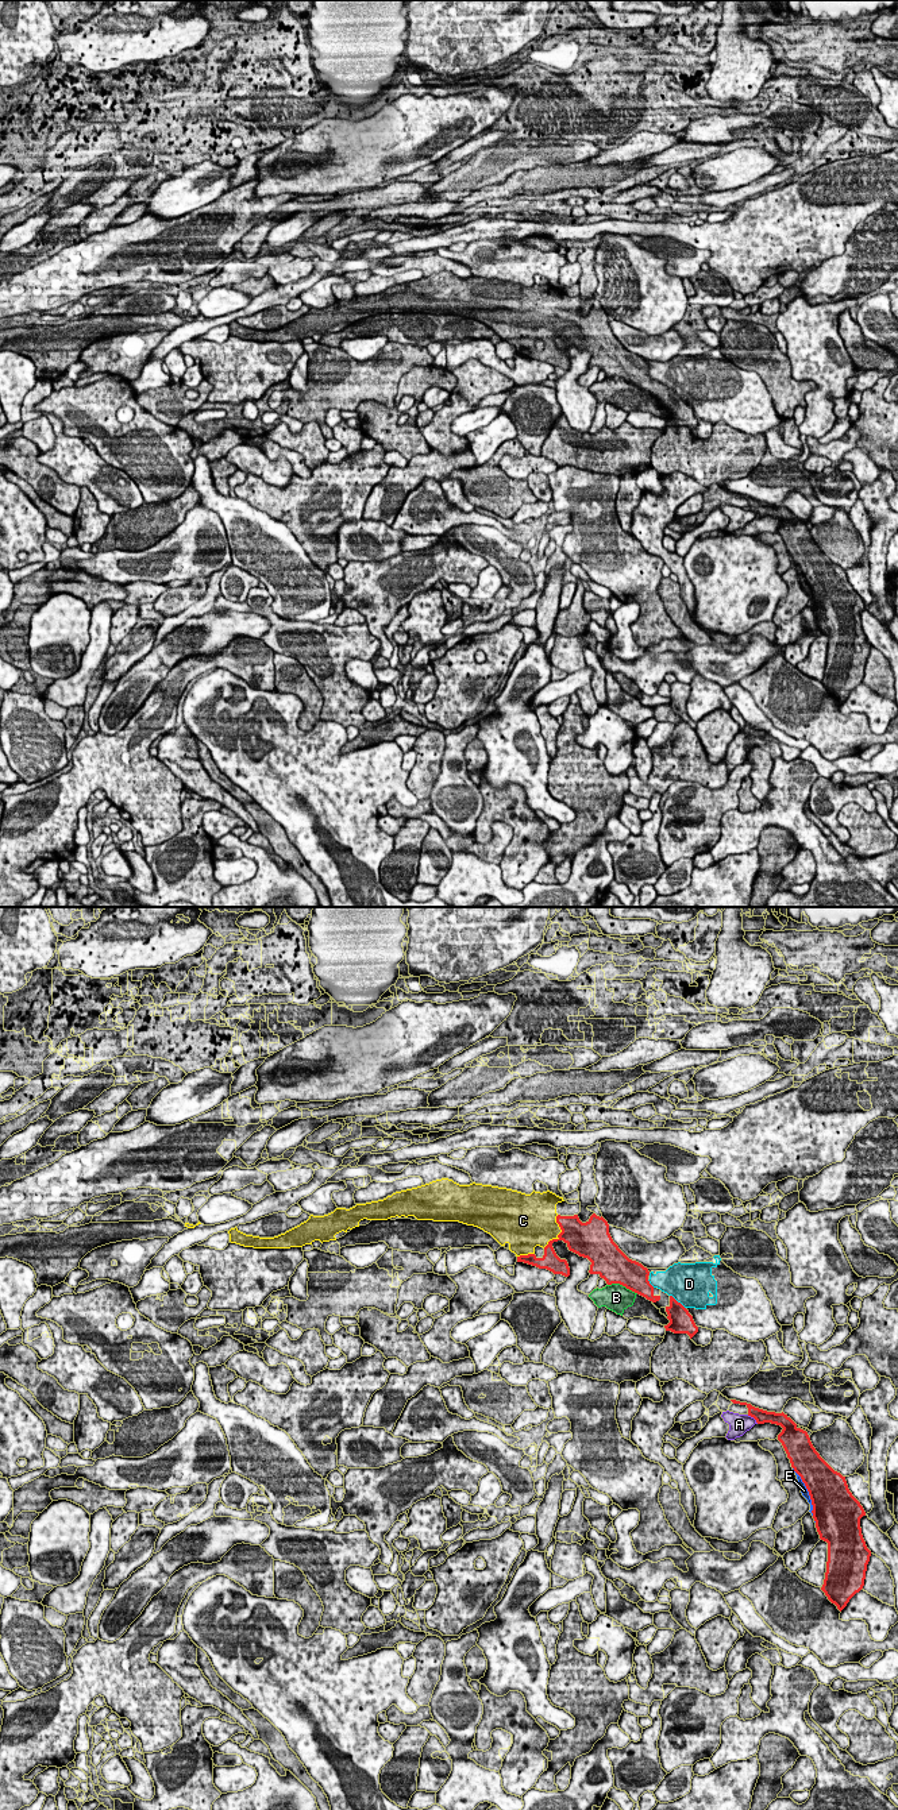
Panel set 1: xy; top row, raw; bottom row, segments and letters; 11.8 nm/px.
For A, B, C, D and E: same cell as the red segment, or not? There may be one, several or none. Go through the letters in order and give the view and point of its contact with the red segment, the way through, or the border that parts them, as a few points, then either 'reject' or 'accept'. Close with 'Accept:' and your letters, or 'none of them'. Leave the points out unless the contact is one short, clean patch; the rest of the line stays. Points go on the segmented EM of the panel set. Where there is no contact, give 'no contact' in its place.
A: meets red in xy at (752, 1416); border along xy (747, 1415), (758, 1423); reject
B: meets red in xy at (623, 1285); reject
C: meets red in xy at (561, 1232); accept
D: meets red in xy at (677, 1301); reject
E: meets red in xy at (808, 1490); reject
Accept: C

